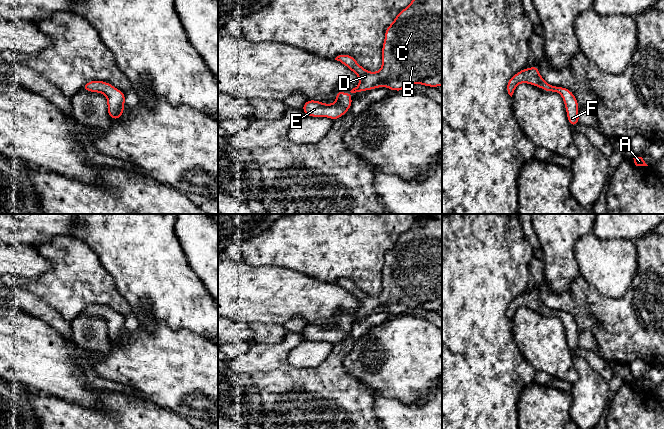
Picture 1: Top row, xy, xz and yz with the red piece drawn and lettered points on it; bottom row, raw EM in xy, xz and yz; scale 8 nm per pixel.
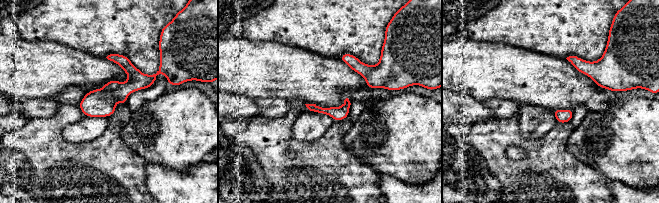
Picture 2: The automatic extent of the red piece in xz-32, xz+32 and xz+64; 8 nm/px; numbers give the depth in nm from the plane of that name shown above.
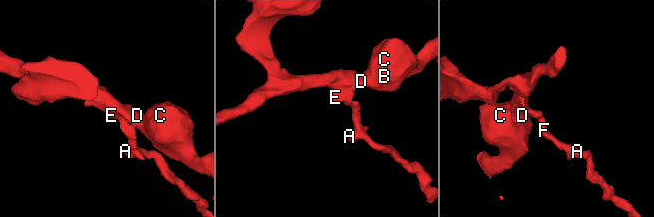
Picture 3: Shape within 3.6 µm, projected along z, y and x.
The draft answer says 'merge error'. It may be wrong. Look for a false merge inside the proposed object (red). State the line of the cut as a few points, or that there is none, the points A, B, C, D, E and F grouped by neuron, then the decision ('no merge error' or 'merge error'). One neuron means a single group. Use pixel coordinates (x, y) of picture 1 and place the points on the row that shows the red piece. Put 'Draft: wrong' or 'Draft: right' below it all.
no cut | A B C D E F | no merge error
Draft: wrong

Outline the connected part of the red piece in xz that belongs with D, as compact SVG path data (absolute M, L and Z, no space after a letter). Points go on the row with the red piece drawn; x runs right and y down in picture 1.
M412 0L386 28L381 51L382 66L377 72L369 72L349 54L341 54L335 58L360 80L360 84L351 93L382 86L386 86L389 91L399 92L411 84L439 88L442 85L442 0Z

